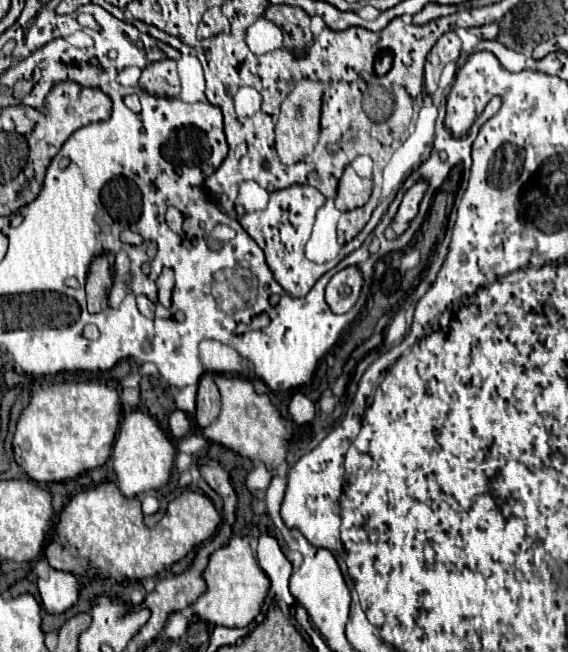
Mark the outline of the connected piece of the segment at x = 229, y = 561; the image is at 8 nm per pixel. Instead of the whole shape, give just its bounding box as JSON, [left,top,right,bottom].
[193,536,269,628]

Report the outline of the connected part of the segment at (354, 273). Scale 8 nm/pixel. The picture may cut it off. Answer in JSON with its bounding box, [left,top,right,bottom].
[325,266,363,314]

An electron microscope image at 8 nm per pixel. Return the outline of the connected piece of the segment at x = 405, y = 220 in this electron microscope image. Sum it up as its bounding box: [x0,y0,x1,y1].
[393,180,427,236]

